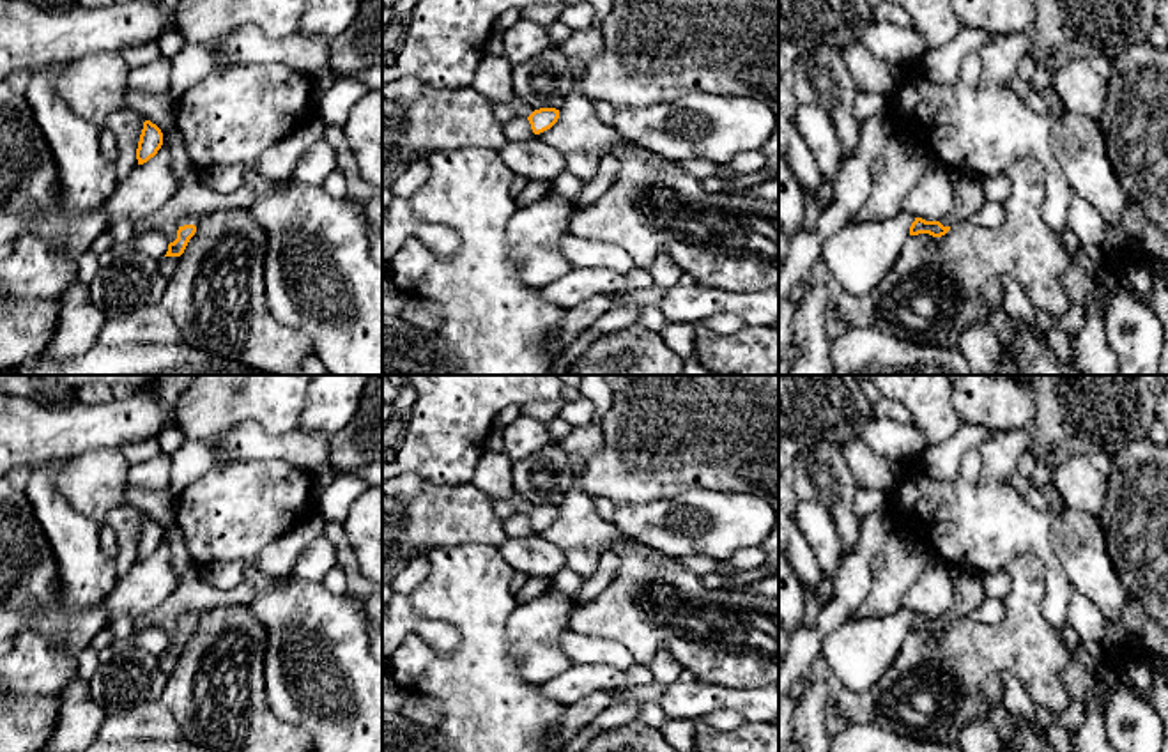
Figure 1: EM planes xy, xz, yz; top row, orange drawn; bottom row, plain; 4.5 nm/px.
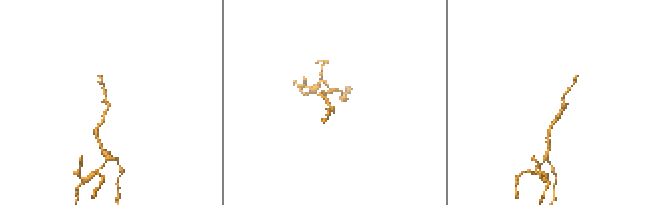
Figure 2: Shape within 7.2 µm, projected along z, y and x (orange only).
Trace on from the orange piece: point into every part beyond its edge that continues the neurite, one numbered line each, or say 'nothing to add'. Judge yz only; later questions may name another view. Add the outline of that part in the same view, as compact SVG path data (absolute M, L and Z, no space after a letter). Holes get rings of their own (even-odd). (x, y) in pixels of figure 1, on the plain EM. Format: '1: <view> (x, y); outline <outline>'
1: yz (968, 588); outline M952 566L950 575L954 582L956 603L940 618L943 623L970 618L970 614L987 600L982 573Z

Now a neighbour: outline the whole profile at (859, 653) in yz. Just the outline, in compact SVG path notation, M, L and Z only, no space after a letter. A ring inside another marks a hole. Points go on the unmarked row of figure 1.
M897 609L881 618L849 621L823 637L821 655L851 692L865 692L897 656L915 612Z

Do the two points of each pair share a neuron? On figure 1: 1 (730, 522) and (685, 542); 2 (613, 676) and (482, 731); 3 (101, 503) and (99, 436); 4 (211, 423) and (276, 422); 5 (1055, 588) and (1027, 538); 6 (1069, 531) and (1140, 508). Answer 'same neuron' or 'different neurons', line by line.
1: same neuron
2: different neurons
3: different neurons
4: same neuron
5: same neuron
6: different neurons

